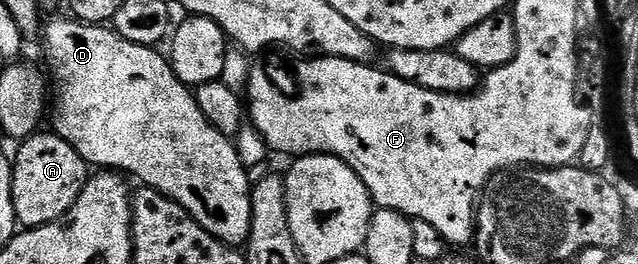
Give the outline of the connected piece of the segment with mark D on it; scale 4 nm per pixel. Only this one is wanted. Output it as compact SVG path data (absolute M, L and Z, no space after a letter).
M71 16L56 18L49 26L47 23L42 30L43 42L50 86L56 89L56 111L50 114L54 133L74 147L89 167L133 174L140 184L186 208L210 236L225 246L243 247L252 219L249 167L242 164L235 141L218 132L218 128L202 116L195 93L178 80L171 61L165 55L163 58L159 49L126 40L111 25L81 22Z

